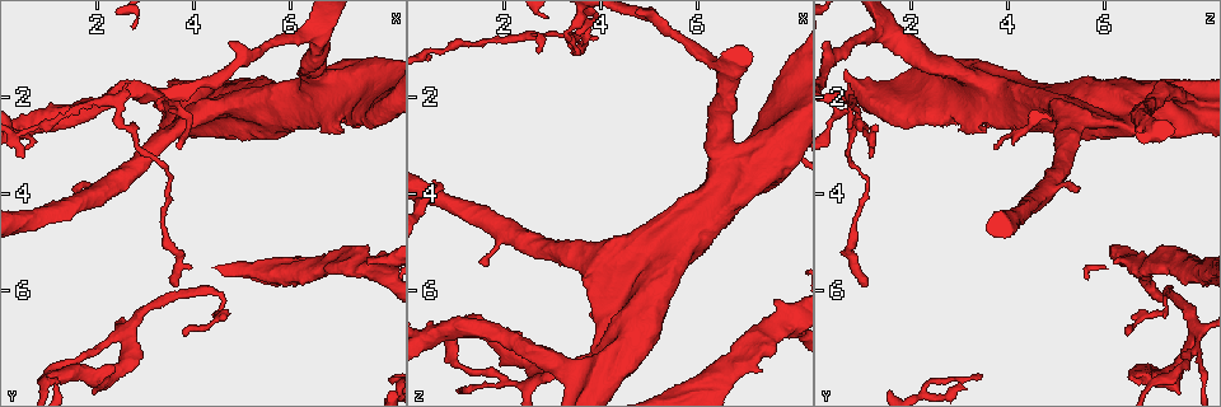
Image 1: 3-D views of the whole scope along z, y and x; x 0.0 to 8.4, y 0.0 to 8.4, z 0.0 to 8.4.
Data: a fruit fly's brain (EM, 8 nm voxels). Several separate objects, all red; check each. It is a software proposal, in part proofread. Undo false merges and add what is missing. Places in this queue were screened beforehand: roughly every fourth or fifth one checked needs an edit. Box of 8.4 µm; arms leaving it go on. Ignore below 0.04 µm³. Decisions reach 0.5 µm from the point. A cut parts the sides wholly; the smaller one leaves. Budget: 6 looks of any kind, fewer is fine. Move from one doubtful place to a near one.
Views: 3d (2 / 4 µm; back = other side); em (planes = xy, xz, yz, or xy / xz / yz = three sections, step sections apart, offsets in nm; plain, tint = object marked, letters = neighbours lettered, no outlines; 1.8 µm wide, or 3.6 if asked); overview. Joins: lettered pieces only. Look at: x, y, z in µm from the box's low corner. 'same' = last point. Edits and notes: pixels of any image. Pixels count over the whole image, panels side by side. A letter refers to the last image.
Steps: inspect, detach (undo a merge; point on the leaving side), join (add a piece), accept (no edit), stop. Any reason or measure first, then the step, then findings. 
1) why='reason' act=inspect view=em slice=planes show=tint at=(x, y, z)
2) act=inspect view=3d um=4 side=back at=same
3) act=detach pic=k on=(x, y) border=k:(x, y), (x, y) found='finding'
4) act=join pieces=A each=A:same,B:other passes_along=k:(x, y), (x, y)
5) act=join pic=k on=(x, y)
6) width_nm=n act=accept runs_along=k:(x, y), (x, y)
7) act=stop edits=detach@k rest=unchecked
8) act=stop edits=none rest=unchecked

why='thick turns thin' act=inspect view=3d um=4 at=(3.70, 2.10, 7.75)

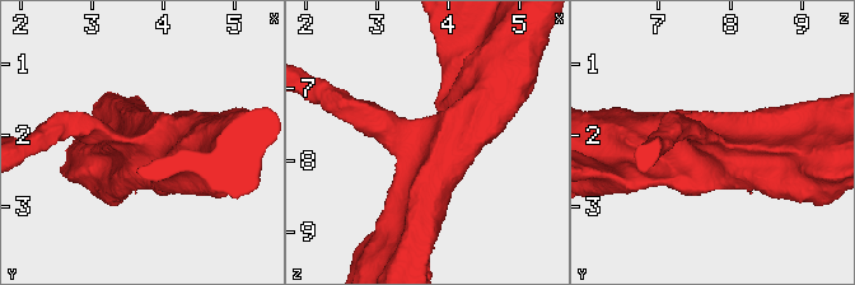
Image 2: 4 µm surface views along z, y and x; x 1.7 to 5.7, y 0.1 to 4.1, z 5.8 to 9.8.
why='need the tissue' act=inspect view=em um=3.6 slice=yz step=4 show=tint at=(3.70, 2.10, 7.75)

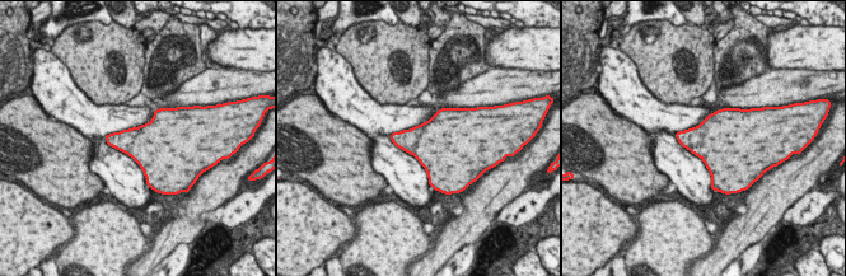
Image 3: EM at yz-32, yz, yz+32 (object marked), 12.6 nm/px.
act=inspect view=em um=3.6 slice=planes show=letters at=same

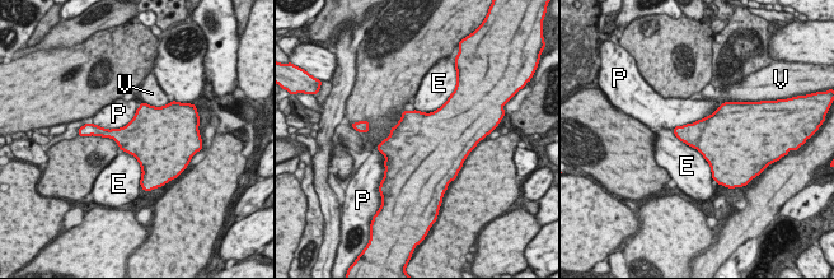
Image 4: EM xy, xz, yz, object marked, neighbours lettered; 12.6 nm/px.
width_nm=550 act=accept each=E:other,P:other,V:other border=4:(136, 110), (120, 128), (93, 122) found='continuous, no second neuron'

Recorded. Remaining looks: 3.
why='sharp bend' act=inspect view=em slice=planes show=tint at=(1.50, 7.45, 7.70)

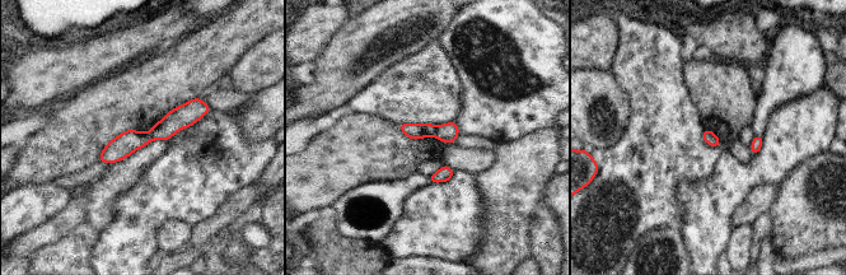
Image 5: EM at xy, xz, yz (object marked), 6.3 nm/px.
why='see the neighbours' act=inspect view=em slice=planes show=letters at=same

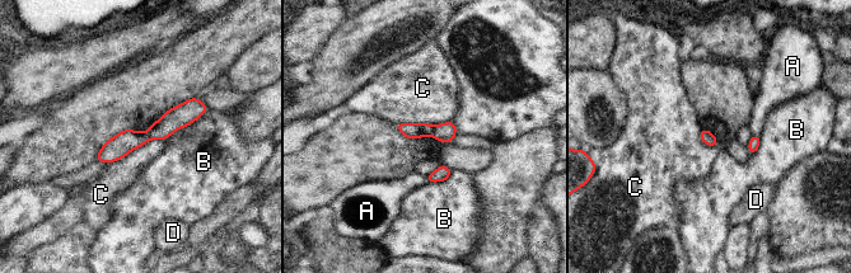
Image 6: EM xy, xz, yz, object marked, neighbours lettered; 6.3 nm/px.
longest_contact=C:400nm act=detach pic=6 on=(408, 130) each=A:other,B:other,C:other,D:other found='a second neuron is stuck on'

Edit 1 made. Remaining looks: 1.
act=inspect view=em slice=planes show=letters at=(7.60, 5.35, 6.25)

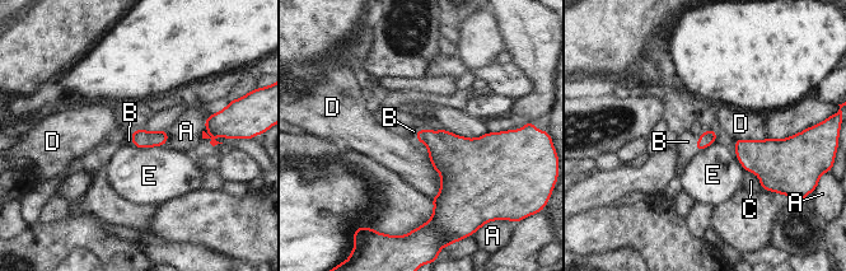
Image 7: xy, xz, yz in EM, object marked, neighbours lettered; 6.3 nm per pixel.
act=join pieces=B each=A:other,B:same,C:other,D:other,E:other passes_along=7:(707, 138), (696, 144), (687, 141) found='it goes on there'

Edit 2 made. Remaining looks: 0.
act=stop edits=detach@6,join@7 rest=unchecked

